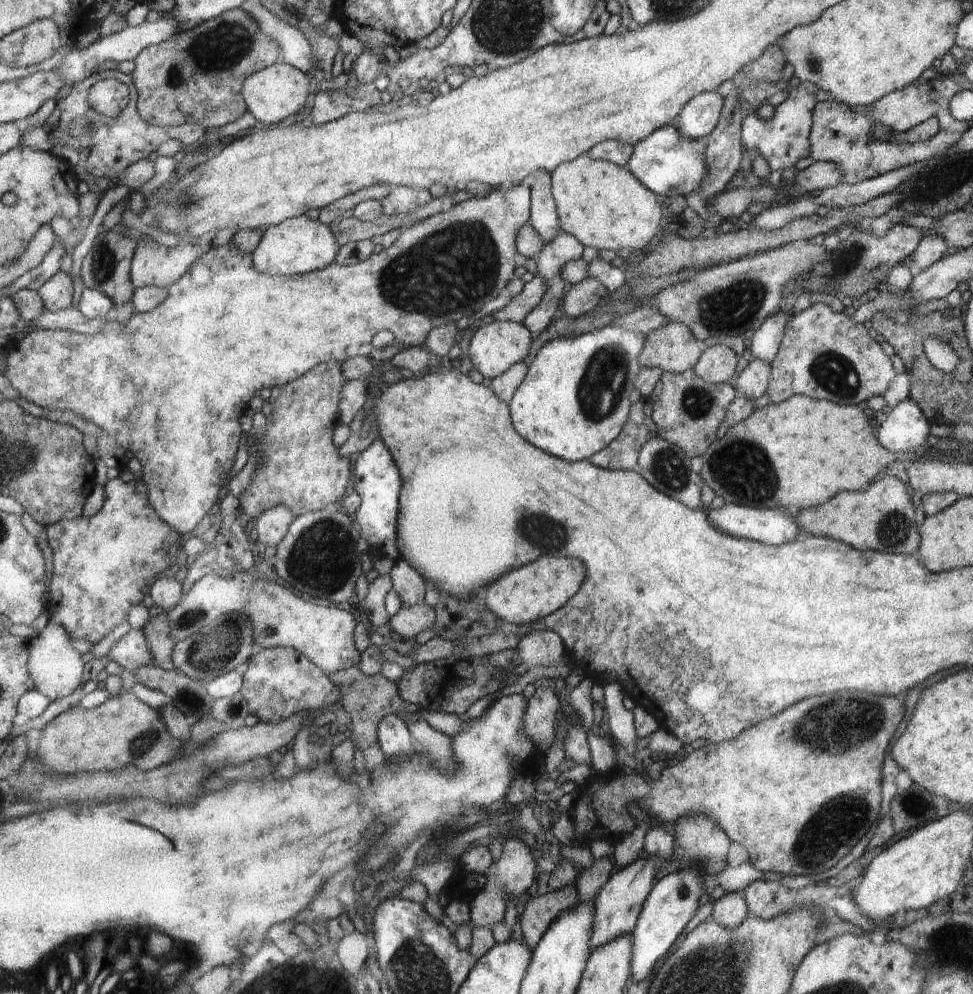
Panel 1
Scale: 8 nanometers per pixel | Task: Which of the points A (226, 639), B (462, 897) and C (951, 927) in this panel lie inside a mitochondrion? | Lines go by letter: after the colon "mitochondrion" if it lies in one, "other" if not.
A: mitochondrion
B: other
C: mitochondrion

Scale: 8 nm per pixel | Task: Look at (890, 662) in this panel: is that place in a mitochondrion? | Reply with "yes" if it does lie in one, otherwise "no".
no

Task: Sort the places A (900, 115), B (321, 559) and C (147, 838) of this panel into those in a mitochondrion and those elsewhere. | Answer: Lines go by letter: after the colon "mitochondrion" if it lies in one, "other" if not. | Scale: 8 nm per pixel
A: other
B: mitochondrion
C: other

